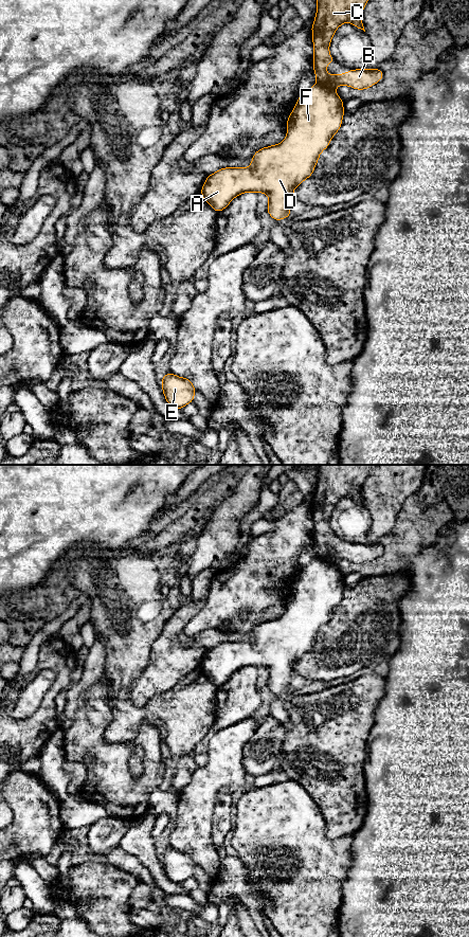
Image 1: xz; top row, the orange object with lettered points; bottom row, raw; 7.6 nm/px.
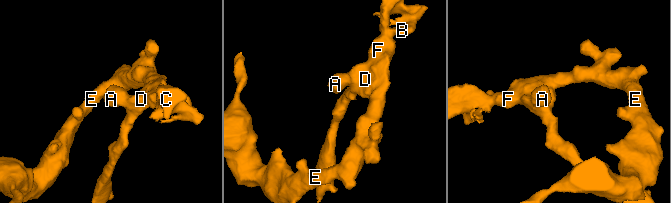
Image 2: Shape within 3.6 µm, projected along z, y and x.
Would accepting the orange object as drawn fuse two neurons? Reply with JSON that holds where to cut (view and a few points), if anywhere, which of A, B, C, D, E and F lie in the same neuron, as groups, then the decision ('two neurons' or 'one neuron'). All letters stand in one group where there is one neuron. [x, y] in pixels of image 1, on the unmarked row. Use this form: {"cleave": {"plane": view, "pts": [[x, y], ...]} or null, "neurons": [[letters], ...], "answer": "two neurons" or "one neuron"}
{"cleave": {"plane": "xz", "pts": [[318, 557], [334, 564]]}, "neurons": [["A", "D", "E", "F"], ["B", "C"]], "answer": "two neurons"}

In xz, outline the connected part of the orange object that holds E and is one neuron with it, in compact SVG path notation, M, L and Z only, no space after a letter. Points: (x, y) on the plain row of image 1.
M166 847L160 855L164 871L172 882L181 884L194 876L197 864L190 853Z

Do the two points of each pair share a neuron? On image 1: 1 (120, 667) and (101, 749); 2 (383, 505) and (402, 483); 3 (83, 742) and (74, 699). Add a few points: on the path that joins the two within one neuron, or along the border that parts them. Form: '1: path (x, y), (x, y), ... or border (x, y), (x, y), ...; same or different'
1: border (109, 685), (107, 701), (111, 721), (104, 734); different
2: path (385, 500), (397, 488); same
3: border (88, 690), (80, 699), (73, 723), (65, 732); different

